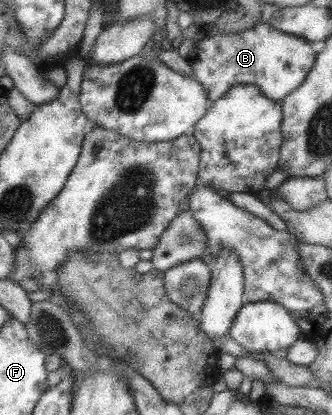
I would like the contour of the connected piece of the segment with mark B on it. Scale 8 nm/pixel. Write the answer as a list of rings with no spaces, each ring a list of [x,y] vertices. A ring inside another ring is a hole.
[[[257,22],[239,33],[205,36],[195,44],[185,59],[191,66],[192,77],[203,88],[210,104],[230,87],[239,84],[254,85],[270,100],[282,100],[283,96],[299,87],[311,69],[315,56],[311,45],[299,36]]]

